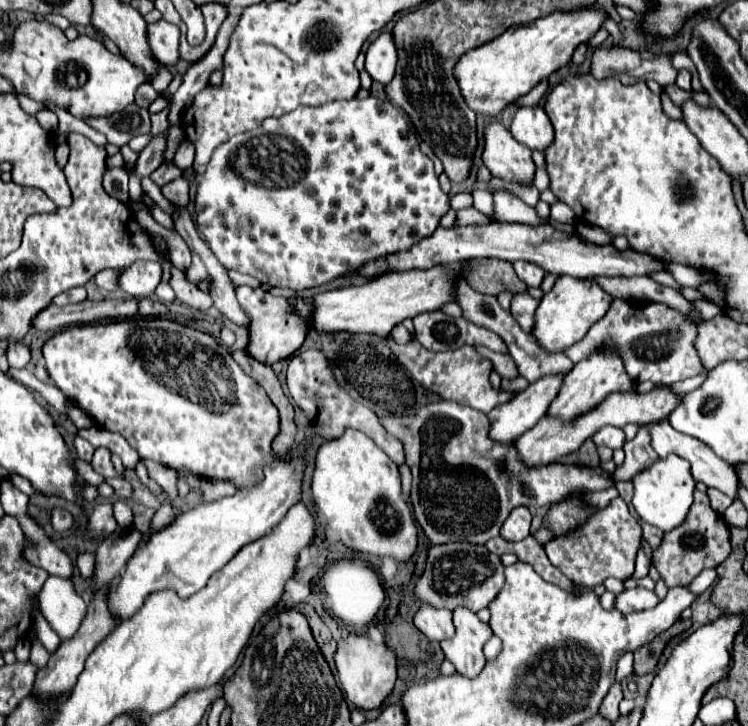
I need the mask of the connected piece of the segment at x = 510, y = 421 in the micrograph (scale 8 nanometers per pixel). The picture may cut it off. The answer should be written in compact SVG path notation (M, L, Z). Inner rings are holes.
M567 373L545 375L533 383L525 391L521 391L507 405L495 407L489 413L491 421L491 439L497 441L515 441L521 433L535 427L537 421L547 413L551 401L559 393L563 379Z

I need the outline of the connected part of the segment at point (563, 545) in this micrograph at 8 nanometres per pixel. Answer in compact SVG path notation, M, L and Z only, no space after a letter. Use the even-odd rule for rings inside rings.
M617 497L601 511L595 511L593 517L589 517L583 525L579 525L579 529L573 529L571 533L565 533L555 541L547 543L545 553L551 559L551 563L575 585L595 587L601 585L607 577L623 581L633 575L635 555L641 547L641 537L643 537L641 525L629 513L625 501Z

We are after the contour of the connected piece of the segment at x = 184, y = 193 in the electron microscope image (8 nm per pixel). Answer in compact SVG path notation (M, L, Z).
M175 179L171 183L167 183L165 187L161 187L161 193L175 205L185 205L189 203L189 183L187 179Z

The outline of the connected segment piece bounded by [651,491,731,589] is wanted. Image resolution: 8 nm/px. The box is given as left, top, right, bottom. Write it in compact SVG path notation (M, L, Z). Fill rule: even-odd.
M695 491L693 505L683 525L663 535L661 545L653 549L651 563L659 571L665 585L673 589L673 587L687 587L703 569L715 569L719 563L723 563L729 557L729 553L731 553L731 543L729 543L727 523L719 513L711 509L707 493Z

